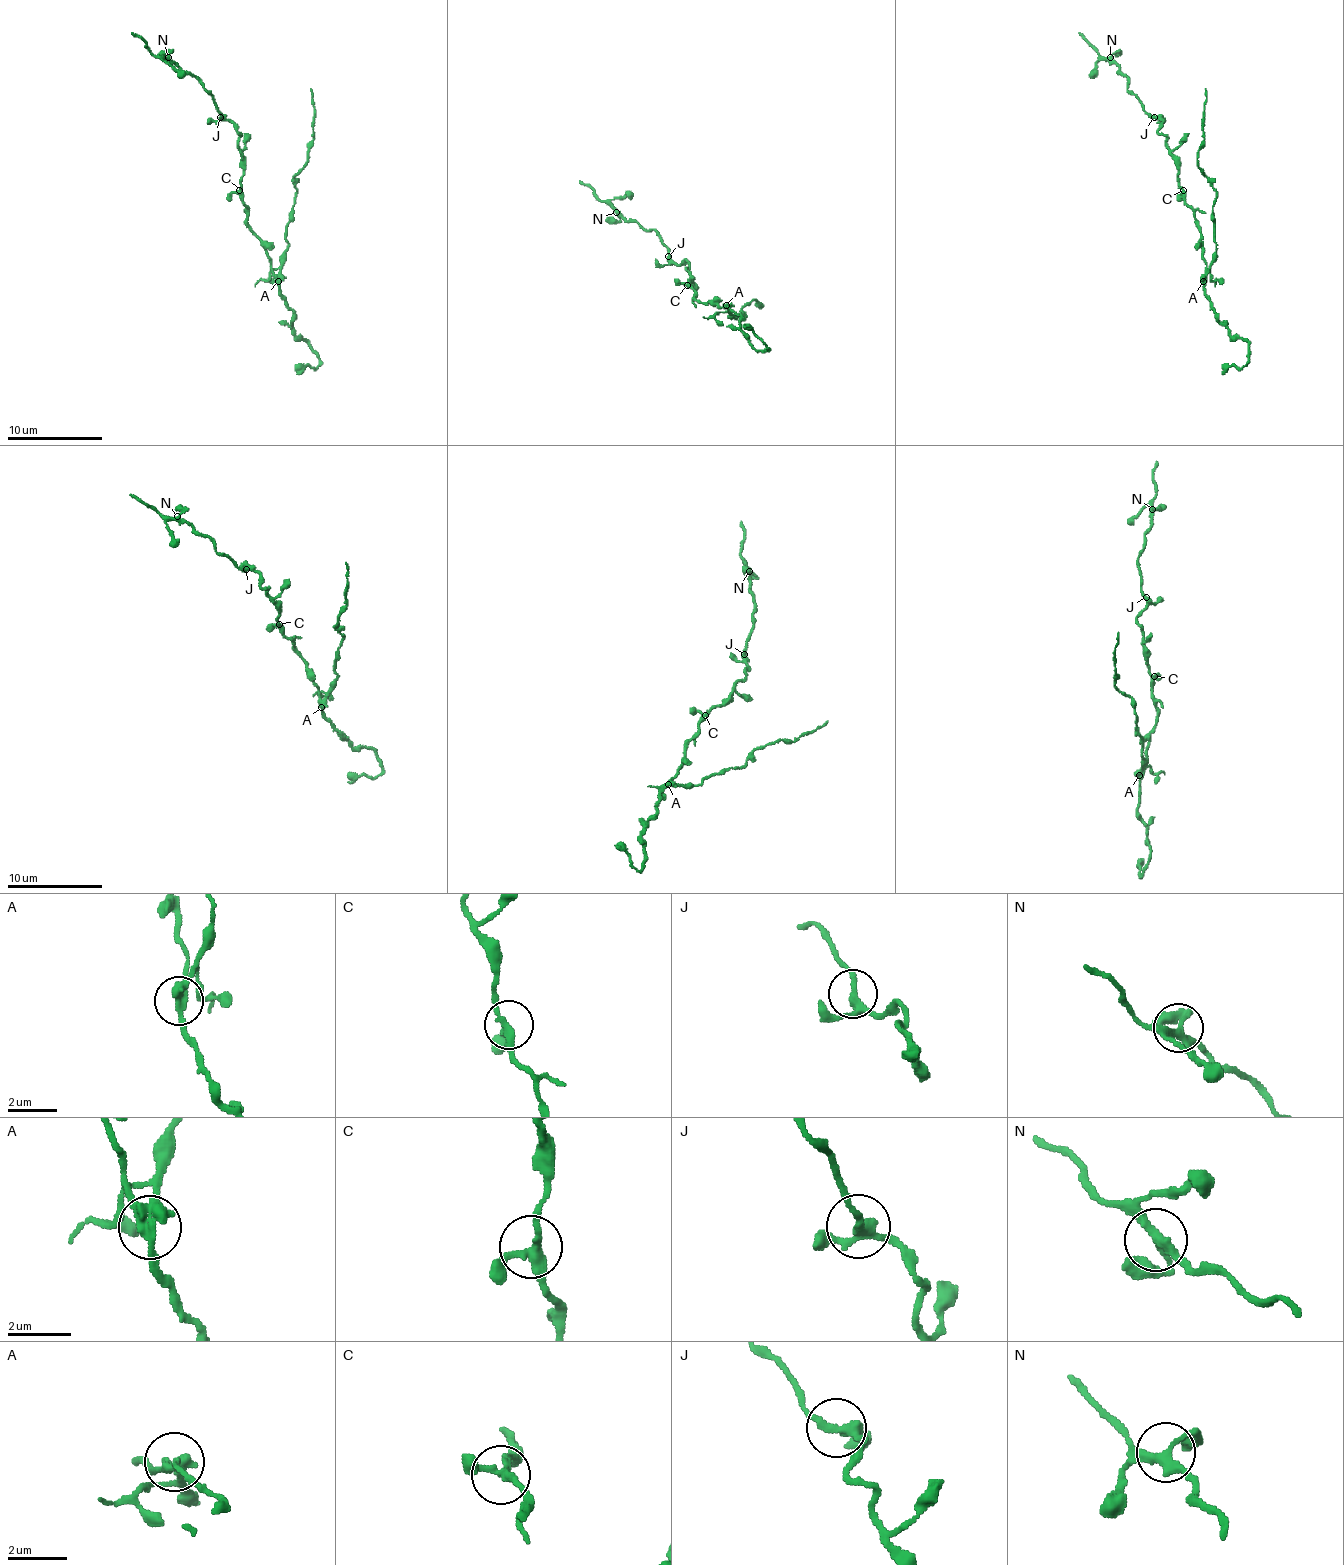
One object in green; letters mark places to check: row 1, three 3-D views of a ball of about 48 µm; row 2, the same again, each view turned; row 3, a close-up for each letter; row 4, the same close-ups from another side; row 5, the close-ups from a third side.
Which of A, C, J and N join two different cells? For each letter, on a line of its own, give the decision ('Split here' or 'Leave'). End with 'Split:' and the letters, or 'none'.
A: Split here
C: Leave
J: Leave
N: Leave
Split: A

